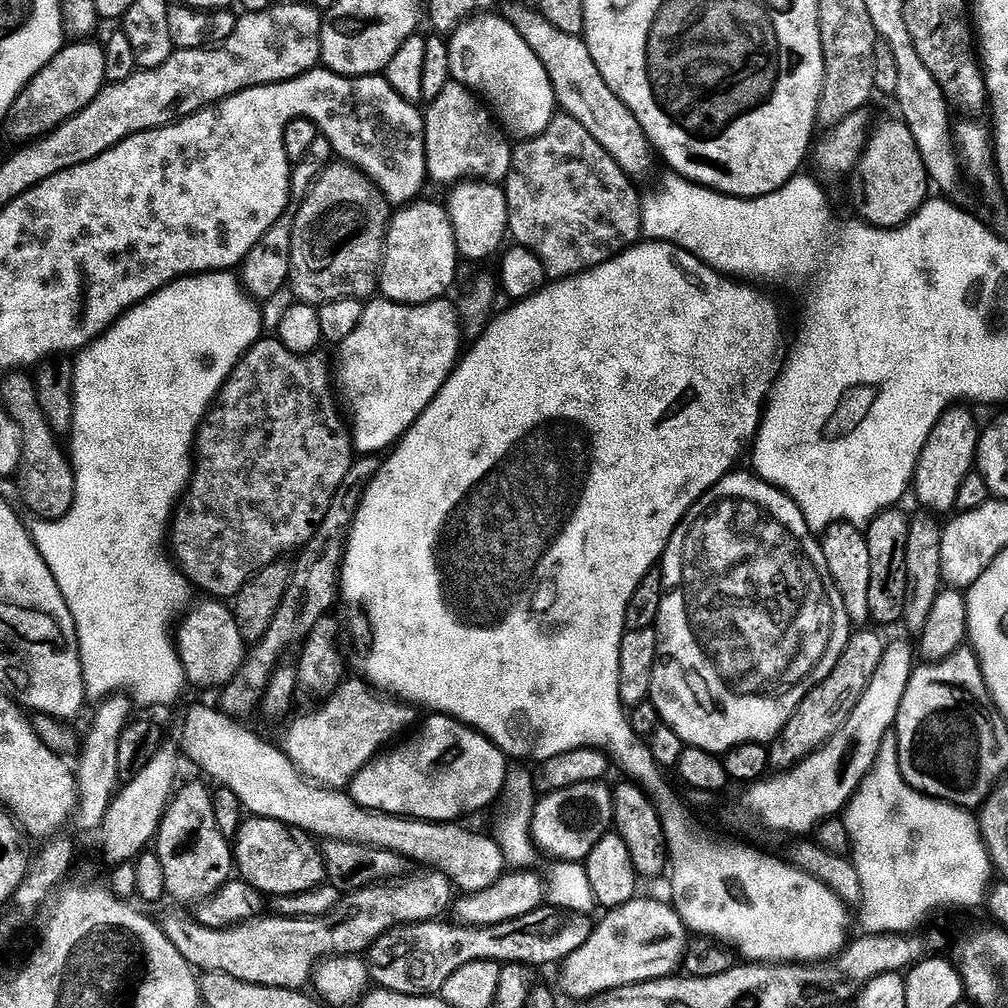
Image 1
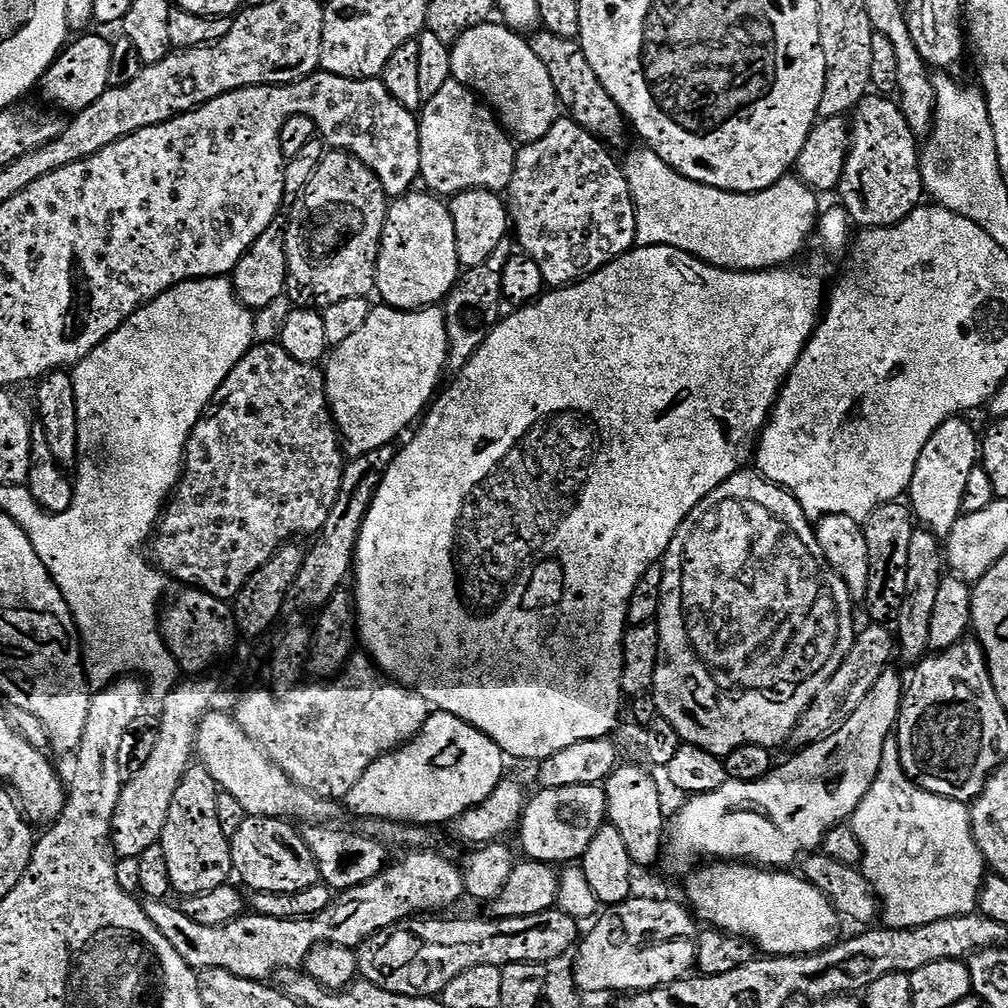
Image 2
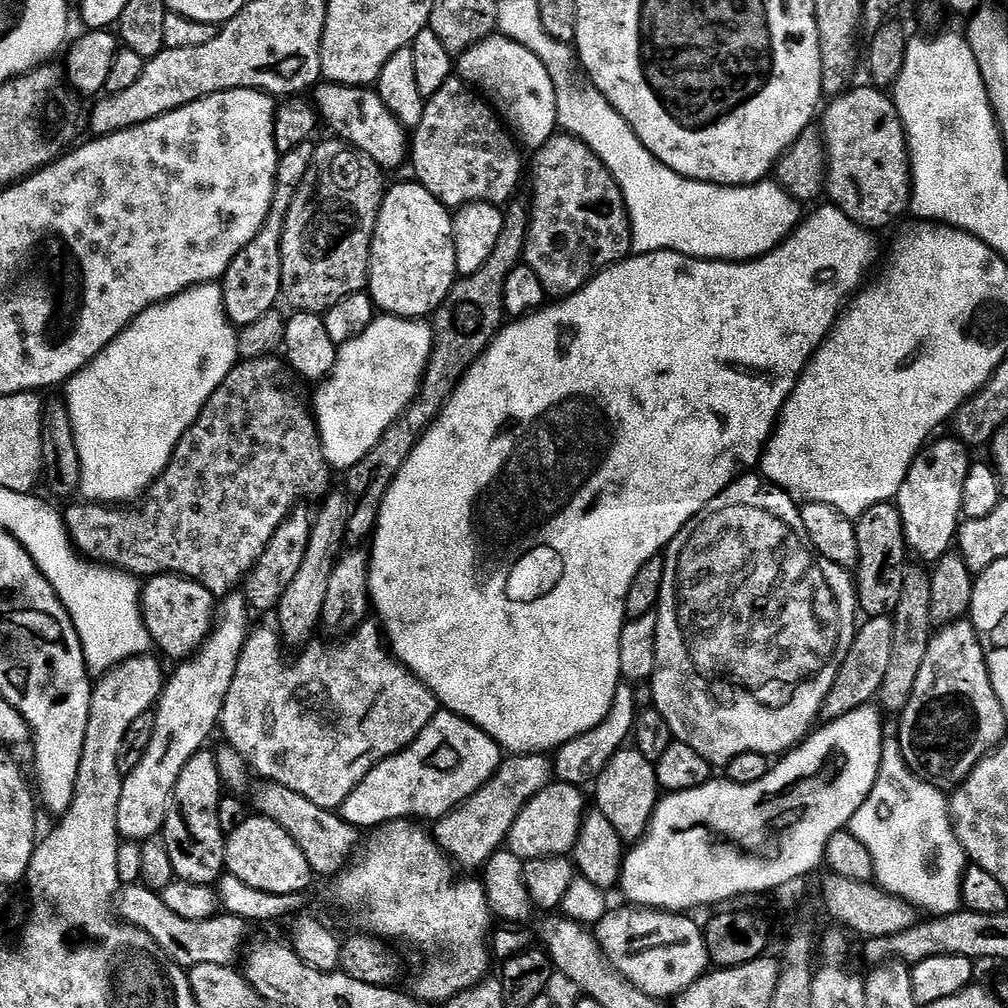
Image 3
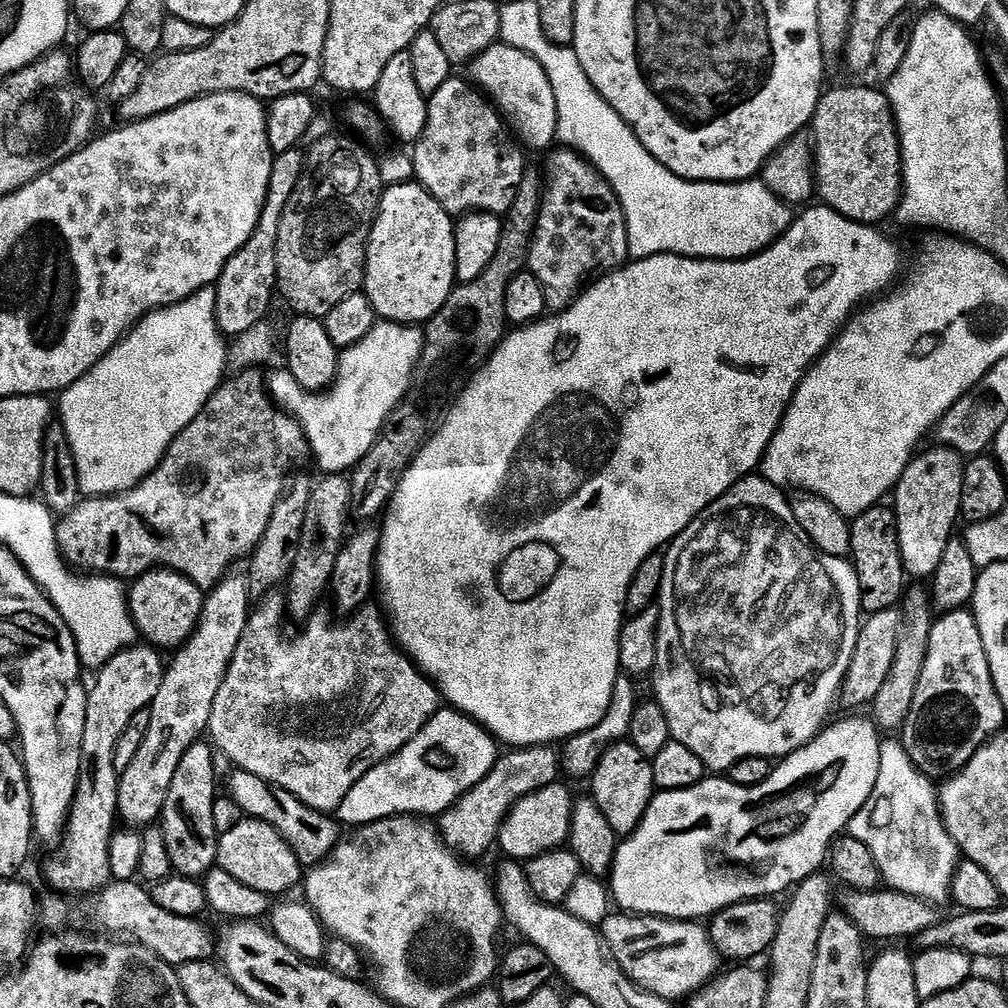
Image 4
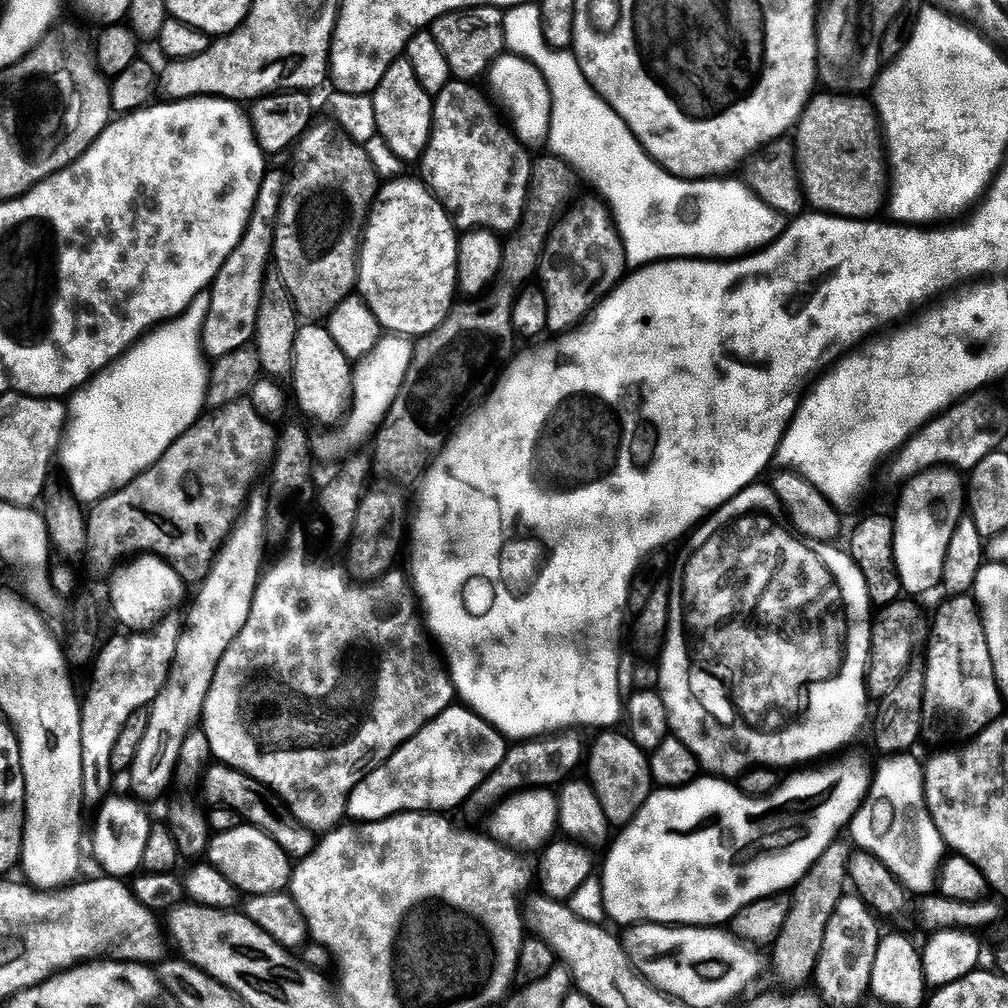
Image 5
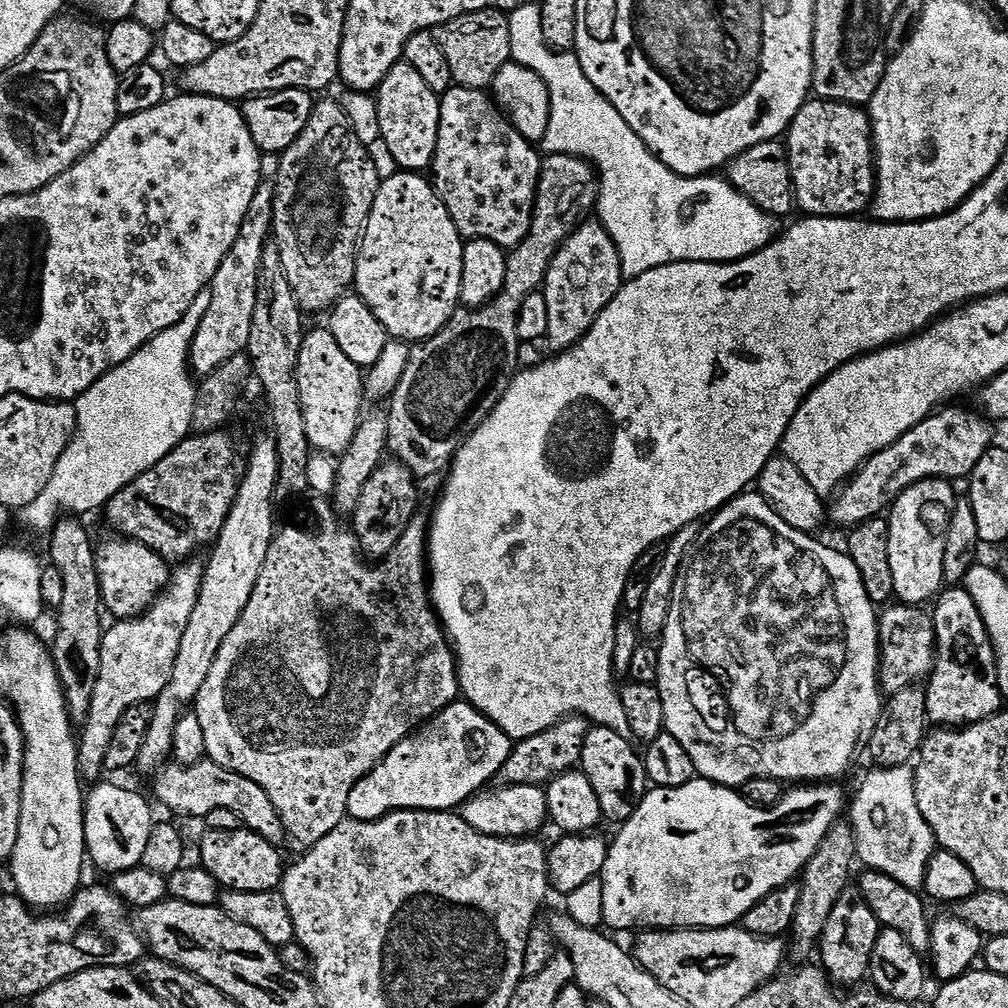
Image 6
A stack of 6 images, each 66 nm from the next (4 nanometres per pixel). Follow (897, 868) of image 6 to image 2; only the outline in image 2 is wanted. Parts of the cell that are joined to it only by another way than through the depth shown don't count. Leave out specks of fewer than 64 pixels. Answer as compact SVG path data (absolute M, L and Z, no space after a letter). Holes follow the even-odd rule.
M893 772L890 792L896 795L896 812L853 812L850 817L865 869L875 866L872 852L877 852L880 856L892 856L893 862L904 864L908 872L917 871L916 876L868 876L868 885L882 905L883 923L890 928L917 928L951 916L975 913L986 861L971 836L971 817L956 813L955 800L923 792L903 772Z

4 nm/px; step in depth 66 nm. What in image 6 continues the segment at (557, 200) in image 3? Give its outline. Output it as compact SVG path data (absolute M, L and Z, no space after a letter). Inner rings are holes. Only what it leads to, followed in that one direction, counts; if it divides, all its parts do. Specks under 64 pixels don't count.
M584 222L571 229L544 275L542 291L550 322L547 343L552 343L556 350L567 350L578 343L592 329L604 307L620 292L624 279L618 246L614 246L603 224Z

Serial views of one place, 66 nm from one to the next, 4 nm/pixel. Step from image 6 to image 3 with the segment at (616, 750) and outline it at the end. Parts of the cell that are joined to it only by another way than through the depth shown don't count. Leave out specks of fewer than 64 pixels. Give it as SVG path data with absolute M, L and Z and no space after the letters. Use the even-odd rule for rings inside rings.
M625 746L610 758L610 762L594 781L596 788L596 805L598 811L607 818L610 826L620 835L621 841L635 842L641 840L648 831L648 823L658 803L658 785L656 782L656 765L632 746Z

